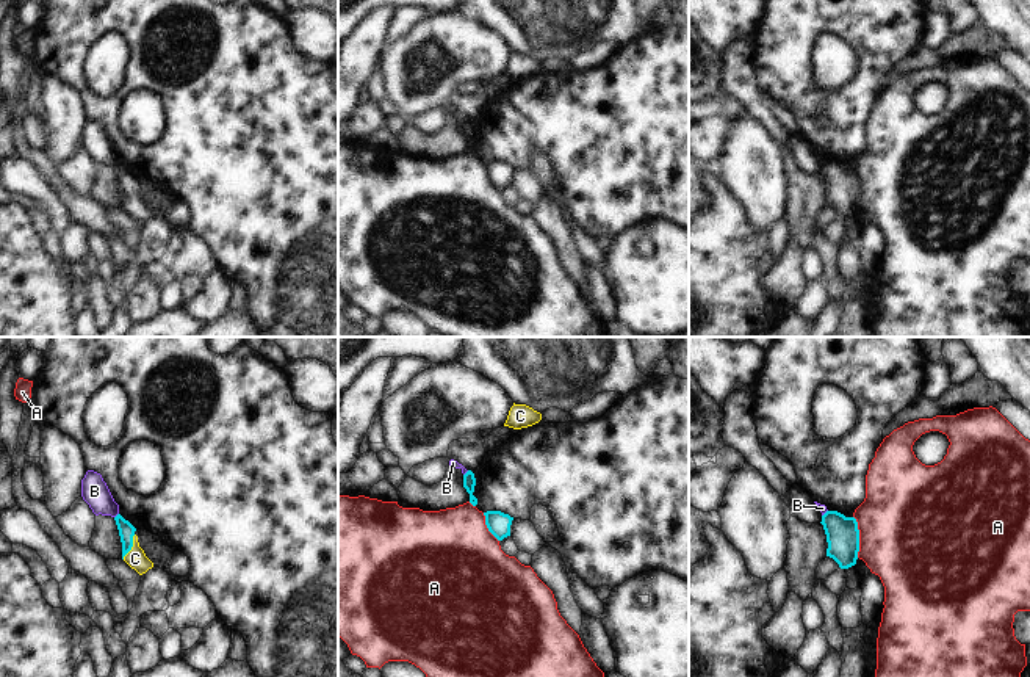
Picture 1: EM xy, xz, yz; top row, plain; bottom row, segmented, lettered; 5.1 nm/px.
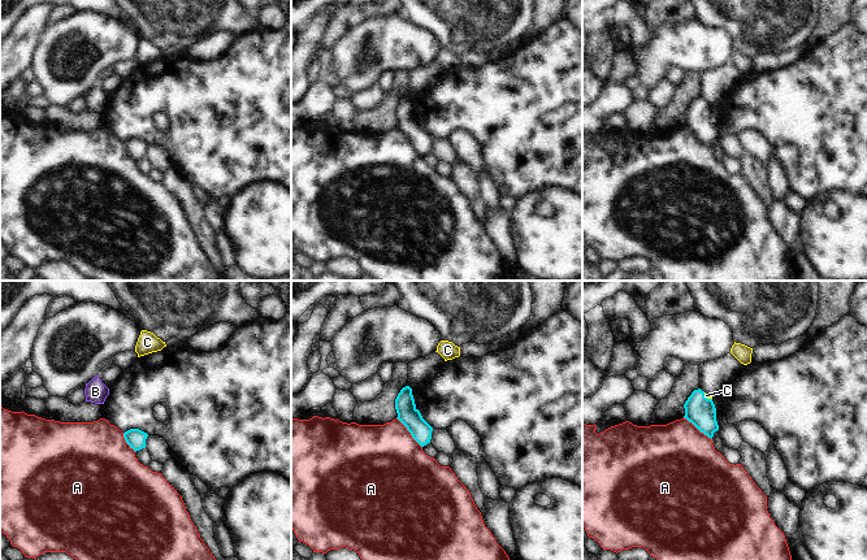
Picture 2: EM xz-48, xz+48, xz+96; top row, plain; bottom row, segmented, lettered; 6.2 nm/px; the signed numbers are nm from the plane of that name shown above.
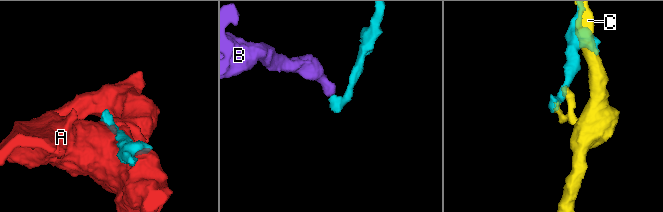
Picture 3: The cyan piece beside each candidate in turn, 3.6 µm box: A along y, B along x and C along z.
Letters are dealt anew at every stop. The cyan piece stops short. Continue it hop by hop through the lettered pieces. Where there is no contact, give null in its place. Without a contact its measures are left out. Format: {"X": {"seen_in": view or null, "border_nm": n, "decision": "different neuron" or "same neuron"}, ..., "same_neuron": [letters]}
{"A": {"seen_in": "yz", "border_nm": 220, "decision": "different neuron"}, "B": {"seen_in": "xy", "border_nm": 40, "decision": "different neuron"}, "C": {"seen_in": "xy", "border_nm": 140, "decision": "same neuron"}, "same_neuron": ["C"]}

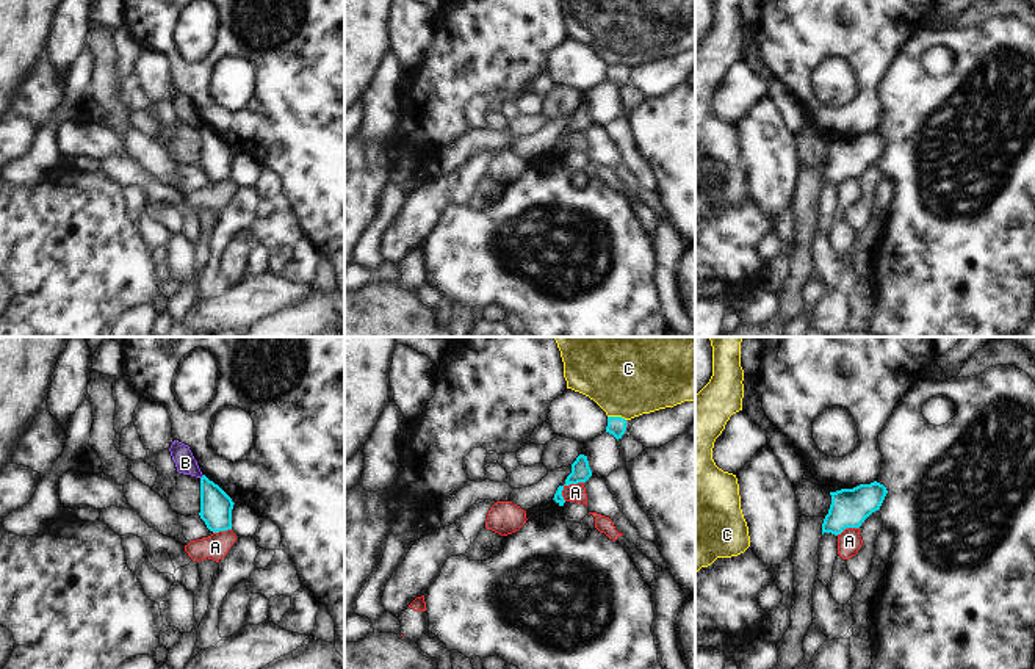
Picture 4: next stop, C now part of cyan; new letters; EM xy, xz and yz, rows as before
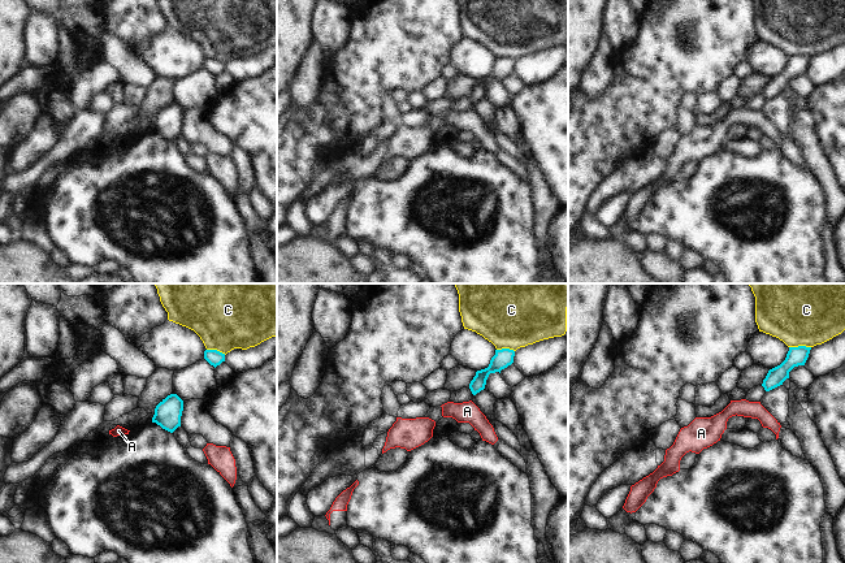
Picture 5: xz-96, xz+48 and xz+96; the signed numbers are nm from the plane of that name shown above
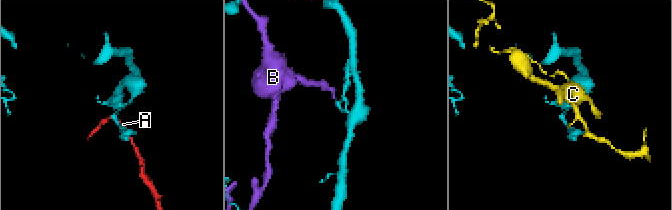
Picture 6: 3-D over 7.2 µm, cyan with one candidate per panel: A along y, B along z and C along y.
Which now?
{"A": {"seen_in": "xz", "border_nm": 140, "decision": "different neuron"}, "B": {"seen_in": "xy", "border_nm": 30, "decision": "different neuron"}, "C": {"seen_in": "xz", "border_nm": 100, "decision": "different neuron"}, "same_neuron": []}

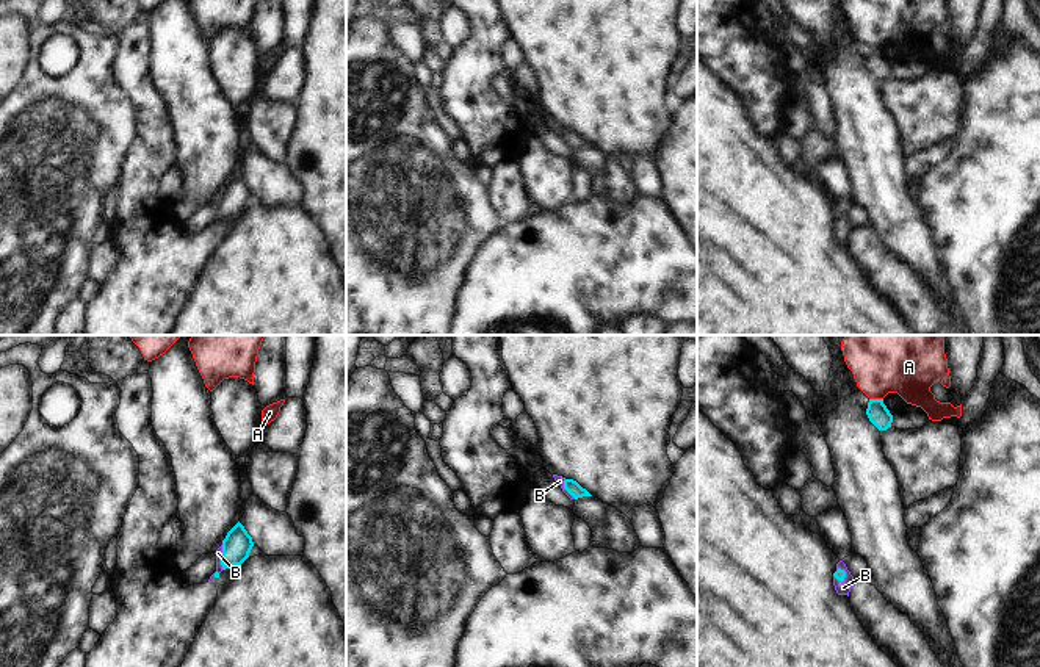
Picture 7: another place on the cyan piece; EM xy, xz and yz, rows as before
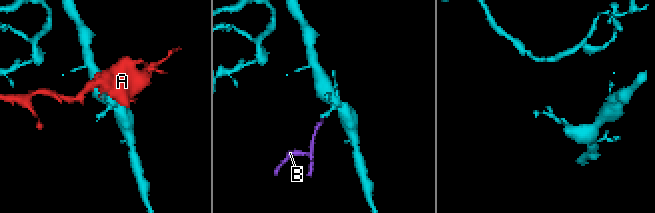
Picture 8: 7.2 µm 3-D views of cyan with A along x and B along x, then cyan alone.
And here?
{"A": {"seen_in": "yz", "border_nm": 70, "decision": "different neuron"}, "B": {"seen_in": "xy", "border_nm": 130, "decision": "same neuron"}, "same_neuron": ["B"]}

